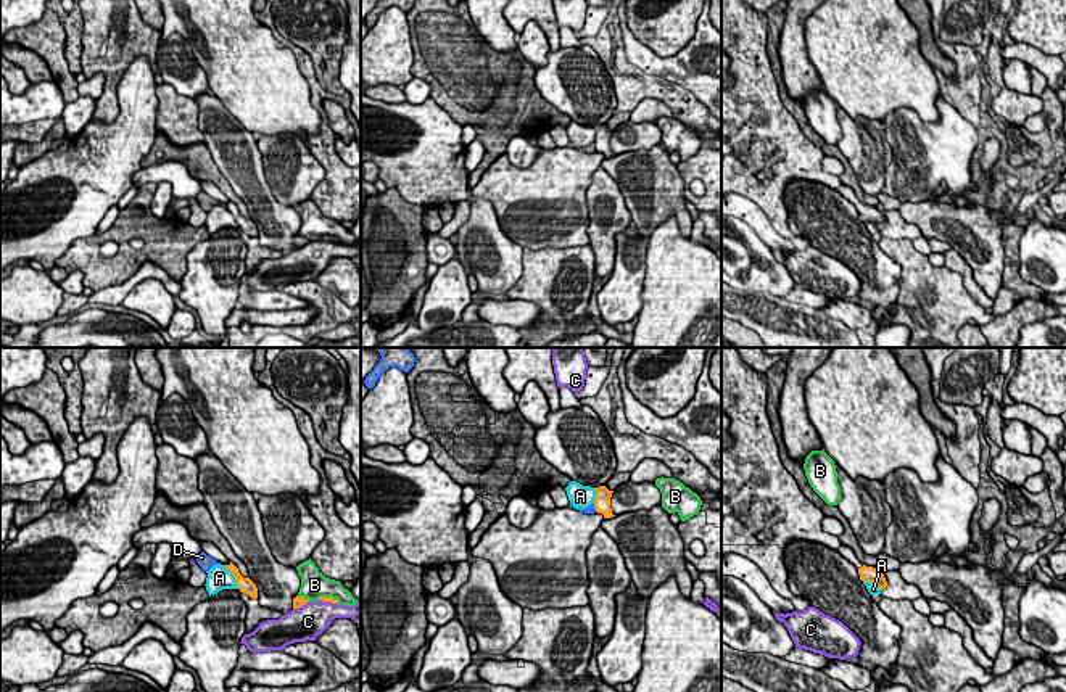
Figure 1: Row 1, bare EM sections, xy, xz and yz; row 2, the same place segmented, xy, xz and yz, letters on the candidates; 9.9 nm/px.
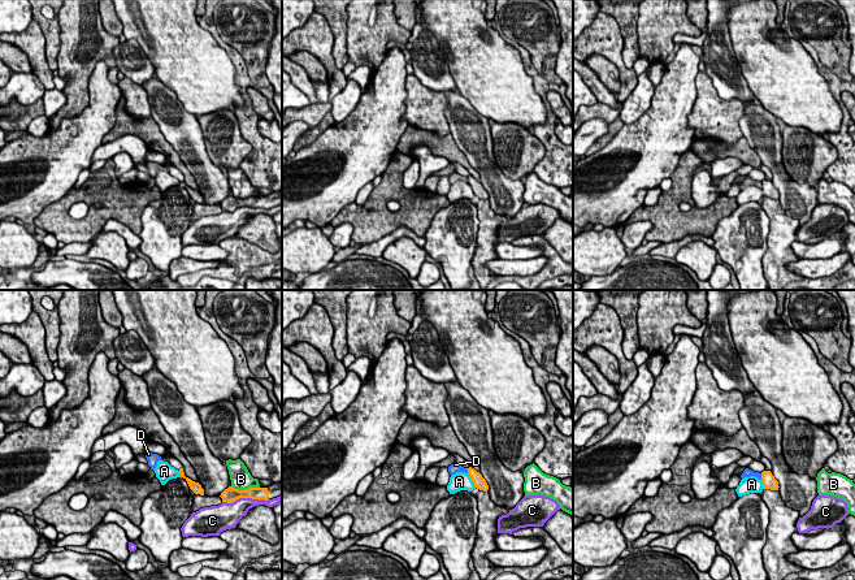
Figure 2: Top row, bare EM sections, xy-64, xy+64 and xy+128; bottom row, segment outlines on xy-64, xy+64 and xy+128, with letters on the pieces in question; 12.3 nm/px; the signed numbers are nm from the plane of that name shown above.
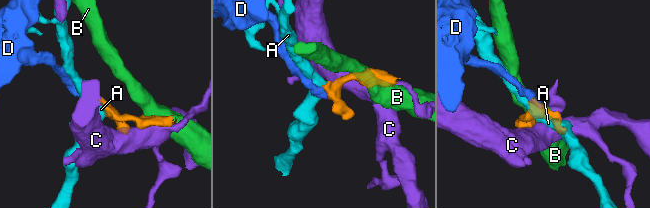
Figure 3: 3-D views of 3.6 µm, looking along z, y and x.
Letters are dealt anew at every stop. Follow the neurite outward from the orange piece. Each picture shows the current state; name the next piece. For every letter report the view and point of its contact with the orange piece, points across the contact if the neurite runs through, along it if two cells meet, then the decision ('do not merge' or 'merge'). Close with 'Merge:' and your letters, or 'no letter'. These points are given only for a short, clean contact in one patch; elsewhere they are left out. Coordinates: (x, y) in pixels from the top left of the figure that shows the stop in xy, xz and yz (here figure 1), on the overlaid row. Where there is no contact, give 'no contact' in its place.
A: contact xy (234, 576); border xy (224, 567), (239, 588); do not merge
B: contact xy (329, 597); border xy (318, 599), (334, 597), (338, 602); do not merge
C: contact xy (329, 601); do not merge
D: contact xz (594, 507); border xz (593, 504), (596, 510); do not merge
Merge: no letter

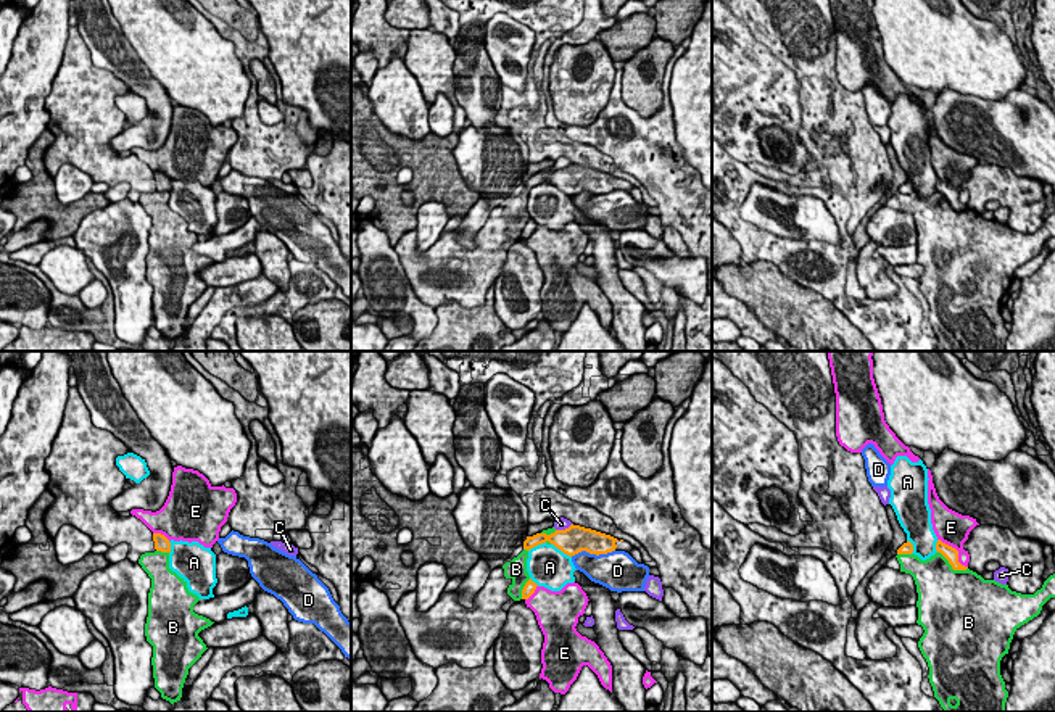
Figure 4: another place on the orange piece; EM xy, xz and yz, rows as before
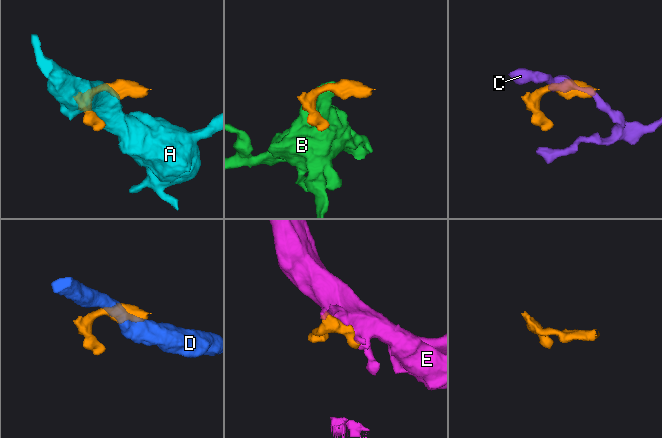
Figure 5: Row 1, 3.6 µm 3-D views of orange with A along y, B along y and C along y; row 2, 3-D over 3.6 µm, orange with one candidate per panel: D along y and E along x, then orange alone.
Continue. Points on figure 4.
A: contact xz (561, 550); do not merge
B: contact yz (952, 567); do not merge
C: contact xz (566, 529); merge
D: contact xz (591, 553); border xz (614, 550), (604, 554), (579, 551), (570, 556); do not merge
E: contact yz (957, 551); do not merge
Merge: C

